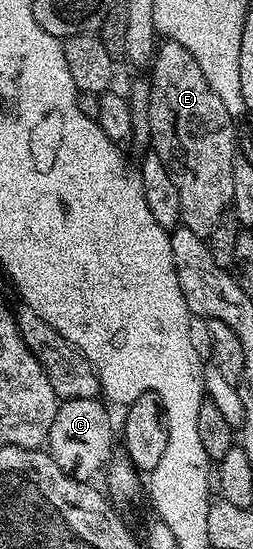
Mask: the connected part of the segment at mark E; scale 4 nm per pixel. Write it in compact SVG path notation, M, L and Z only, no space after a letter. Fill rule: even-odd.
M164 40L156 48L155 59L149 72L151 98L146 103L145 112L147 125L151 128L150 148L159 156L161 163L165 163L173 183L177 186L177 196L181 199L179 215L182 228L193 231L193 235L198 237L210 238L221 215L231 209L233 163L237 156L236 122L229 115L229 111L225 111L225 103L221 103L217 91L213 91L205 75L201 75L201 66L195 56L185 47L181 47L181 43Z

